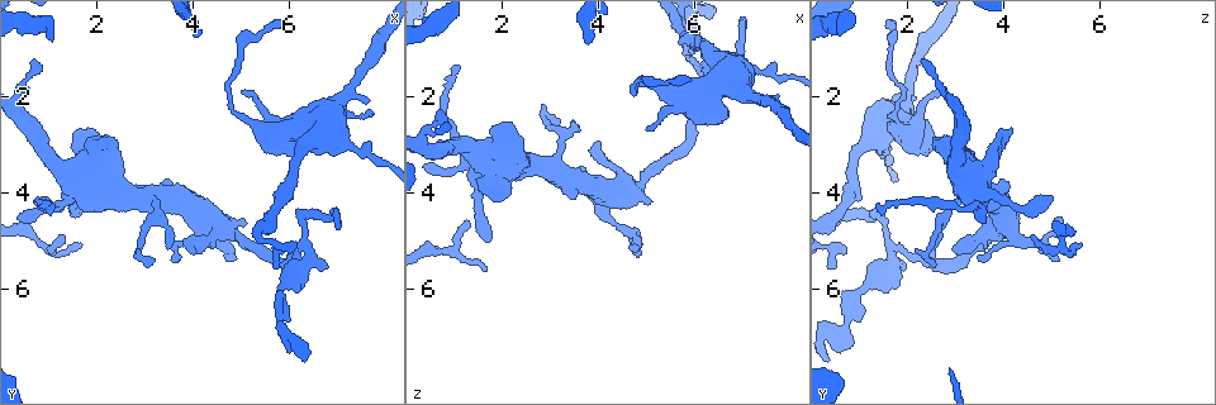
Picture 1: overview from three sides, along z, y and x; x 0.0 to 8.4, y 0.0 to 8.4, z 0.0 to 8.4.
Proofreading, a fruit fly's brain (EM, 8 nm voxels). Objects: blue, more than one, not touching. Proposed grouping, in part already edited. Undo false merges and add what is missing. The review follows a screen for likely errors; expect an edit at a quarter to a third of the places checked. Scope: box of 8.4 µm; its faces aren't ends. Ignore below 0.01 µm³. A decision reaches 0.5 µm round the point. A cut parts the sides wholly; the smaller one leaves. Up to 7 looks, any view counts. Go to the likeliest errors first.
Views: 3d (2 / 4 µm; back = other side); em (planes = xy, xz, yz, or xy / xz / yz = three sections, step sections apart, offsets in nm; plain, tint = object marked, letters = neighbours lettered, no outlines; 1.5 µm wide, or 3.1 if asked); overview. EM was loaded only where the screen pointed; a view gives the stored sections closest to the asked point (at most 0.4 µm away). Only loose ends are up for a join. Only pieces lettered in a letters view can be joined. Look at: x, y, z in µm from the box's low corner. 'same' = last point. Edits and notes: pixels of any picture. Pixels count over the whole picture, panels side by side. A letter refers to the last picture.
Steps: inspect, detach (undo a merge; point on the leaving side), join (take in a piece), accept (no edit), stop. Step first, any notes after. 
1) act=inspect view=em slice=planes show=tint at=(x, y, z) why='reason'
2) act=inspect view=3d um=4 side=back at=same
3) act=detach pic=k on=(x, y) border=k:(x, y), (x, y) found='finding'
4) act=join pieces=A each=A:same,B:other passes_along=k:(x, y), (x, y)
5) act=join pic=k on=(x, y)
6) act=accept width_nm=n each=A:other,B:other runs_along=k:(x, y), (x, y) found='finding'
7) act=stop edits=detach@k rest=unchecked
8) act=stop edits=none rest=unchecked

act=inspect view=em slice=yz step=8 show=tint at=(6.25, 5.10, 1.80) why='two arms at a narrow angle'

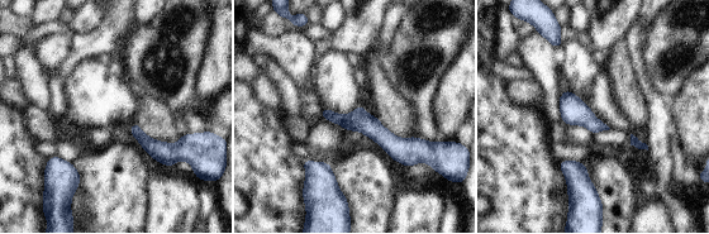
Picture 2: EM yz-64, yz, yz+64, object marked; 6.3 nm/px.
act=inspect view=em slice=yz step=8 show=letters at=same why='what lies round it'

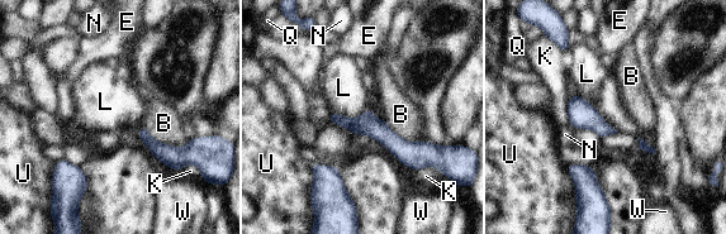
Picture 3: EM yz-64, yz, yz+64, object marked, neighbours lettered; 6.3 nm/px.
act=accept width_nm=140 each=B:other,E:other,K:other,L:other,N:other,Q:other,U:other,W:other runs_along=3:(333, 115), (401, 149), (430, 149) found='continuous, no second neuron'

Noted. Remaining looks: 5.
act=inspect view=3d um=4 side=back at=(3.50, 5.15, 2.50) why='free end'

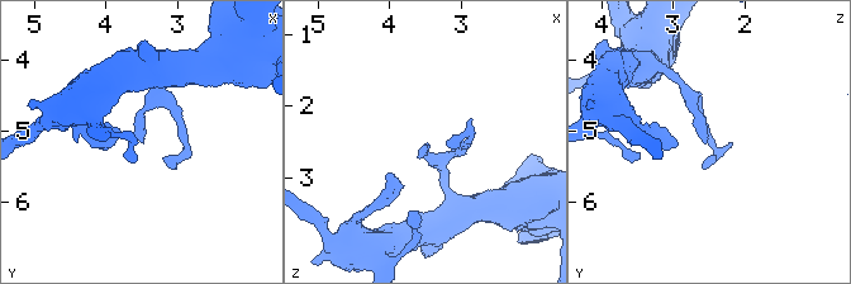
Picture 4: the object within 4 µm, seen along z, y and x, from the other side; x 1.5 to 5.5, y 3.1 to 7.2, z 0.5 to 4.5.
act=inspect view=em slice=planes show=tint at=(3.45, 5.15, 2.55)

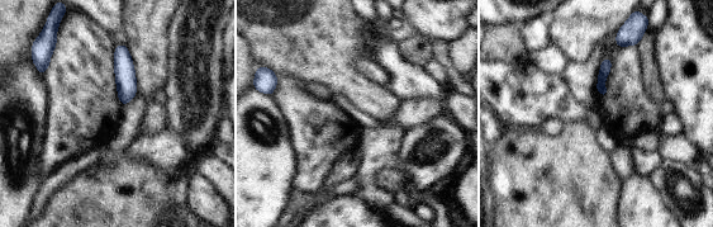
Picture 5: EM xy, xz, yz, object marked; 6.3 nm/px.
act=inspect view=em slice=planes show=letters at=same why='see the neighbours'

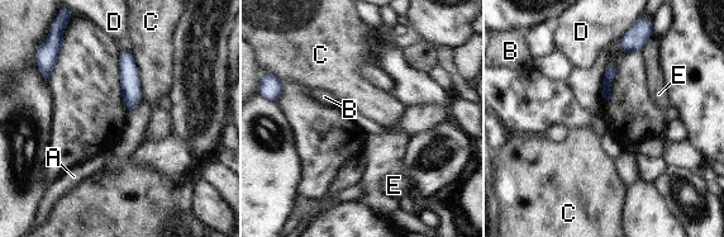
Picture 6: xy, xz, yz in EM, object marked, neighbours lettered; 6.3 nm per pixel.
act=accept each=A:other,B:other,C:other,D:other,E:other border=6:(129, 51), (137, 67), (142, 100) found='none of them fits'

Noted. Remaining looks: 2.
act=inspect view=em slice=xz step=8 show=letters at=(5.05, 1.95, 2.75) why='thin end'

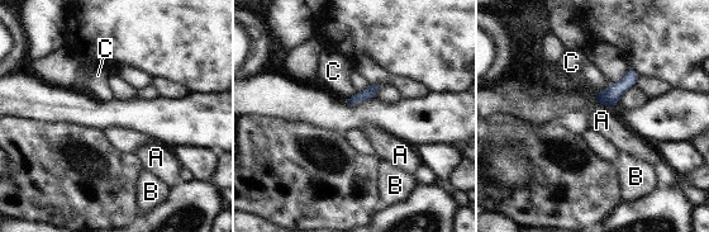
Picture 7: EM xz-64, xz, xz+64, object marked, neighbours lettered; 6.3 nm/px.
act=accept each=A:other,B:other,C:other border=7:(594, 94), (595, 102), (609, 108) found='none of them fits'

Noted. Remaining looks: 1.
act=stop edits=none rest=unchecked

